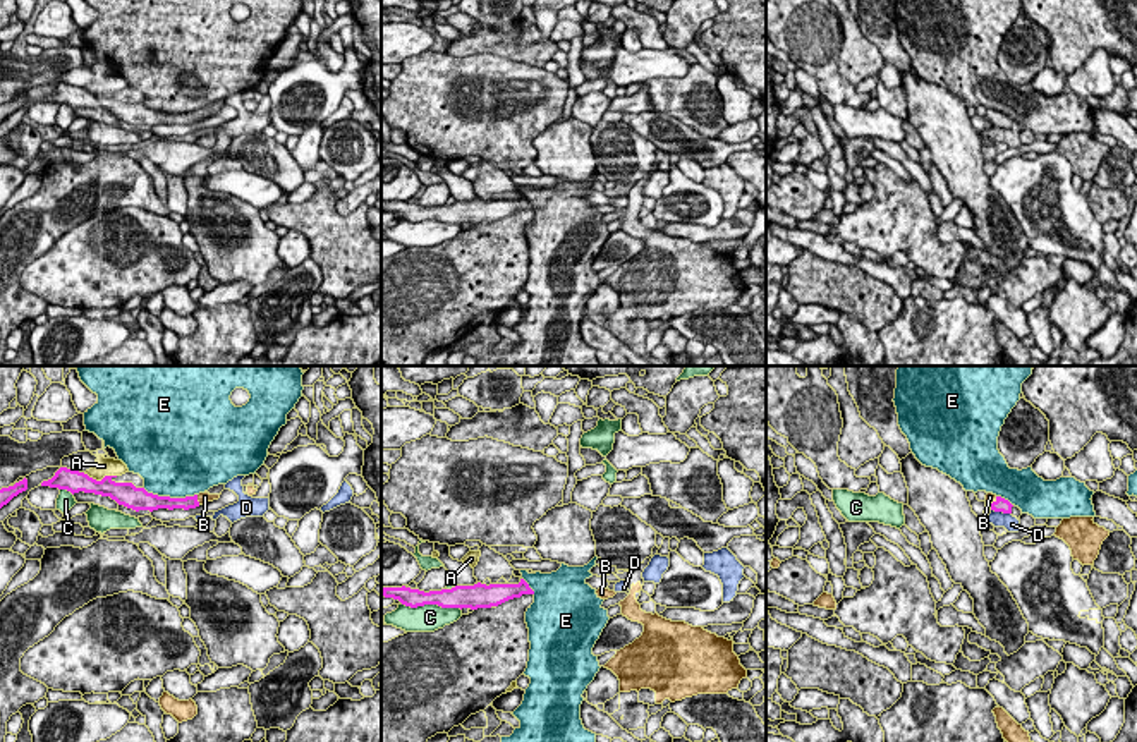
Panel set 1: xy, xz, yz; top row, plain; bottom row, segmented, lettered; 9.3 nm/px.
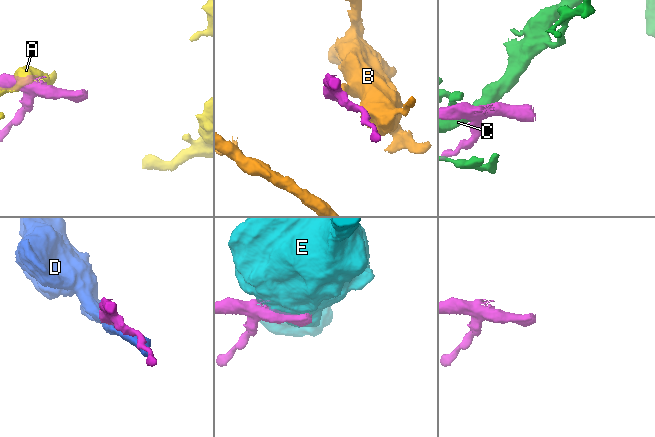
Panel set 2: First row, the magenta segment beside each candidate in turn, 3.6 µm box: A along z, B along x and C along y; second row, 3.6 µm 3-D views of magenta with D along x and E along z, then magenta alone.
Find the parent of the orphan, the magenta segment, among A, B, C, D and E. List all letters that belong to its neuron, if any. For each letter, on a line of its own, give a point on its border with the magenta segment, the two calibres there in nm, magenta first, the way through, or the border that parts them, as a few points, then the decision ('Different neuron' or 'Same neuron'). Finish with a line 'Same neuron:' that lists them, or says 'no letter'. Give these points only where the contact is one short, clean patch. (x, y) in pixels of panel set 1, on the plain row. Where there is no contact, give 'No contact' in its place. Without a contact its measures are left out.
A: Touches magenta at xy (102, 95). Thickness 220 nm (magenta) against 160 nm. Different neuron
B: Touches magenta at xy (196, 115). Thickness 130 nm (magenta) against 100 nm. Path across: xy (189, 117), (196, 115), (205, 112). Same neuron
C: Touches magenta at xz (431, 218). Thickness 200 nm (magenta) against 260 nm. Different neuron
D: Touches magenta at yz (1002, 126). Thickness 130 nm (magenta) against 160 nm. Boundary: yz (991, 124), (1010, 129). Different neuron
E: Touches magenta at xy (169, 112). Thickness 190 nm (magenta) against 500 nm. Different neuron
Same neuron: B

